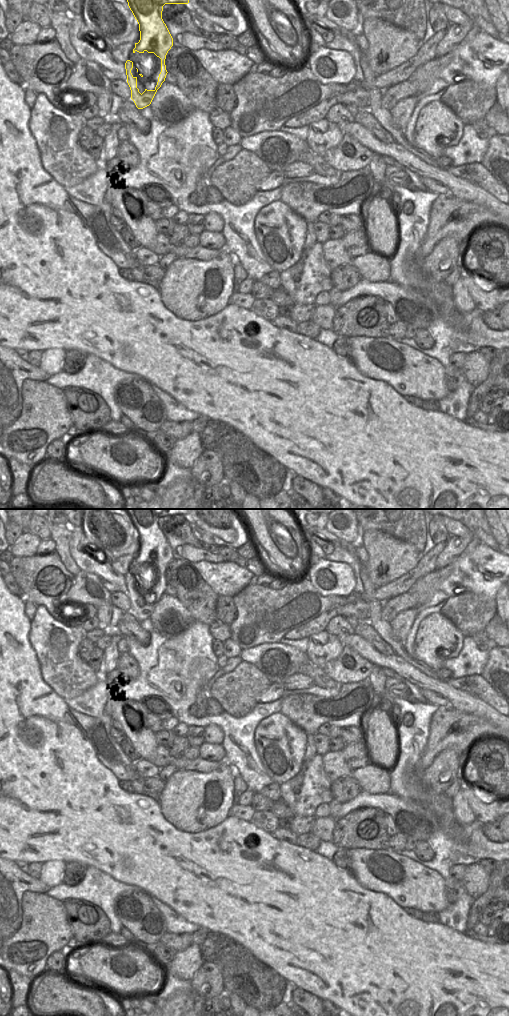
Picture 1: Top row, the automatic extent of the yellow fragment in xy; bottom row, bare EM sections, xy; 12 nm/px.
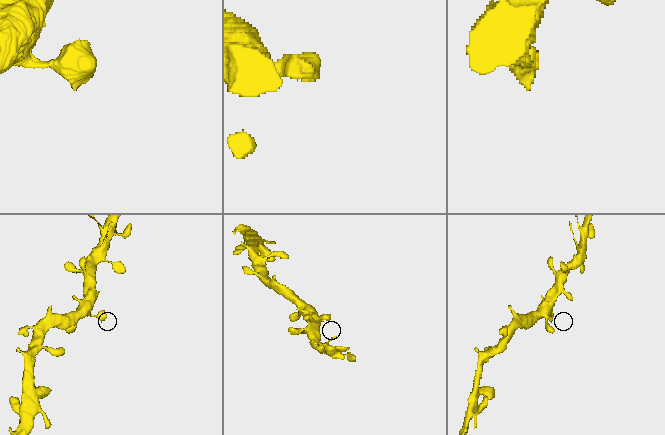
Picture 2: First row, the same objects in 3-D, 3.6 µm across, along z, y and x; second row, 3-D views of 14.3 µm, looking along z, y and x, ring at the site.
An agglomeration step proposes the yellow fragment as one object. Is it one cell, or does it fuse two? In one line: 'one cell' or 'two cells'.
one cell

